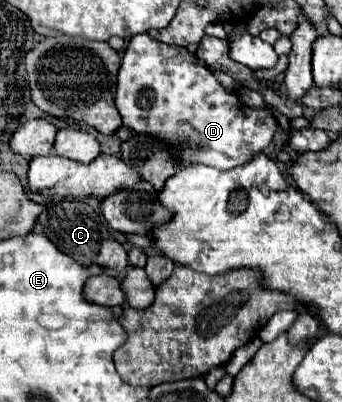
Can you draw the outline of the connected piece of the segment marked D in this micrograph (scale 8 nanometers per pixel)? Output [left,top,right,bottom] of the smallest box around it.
[116,33,278,169]

